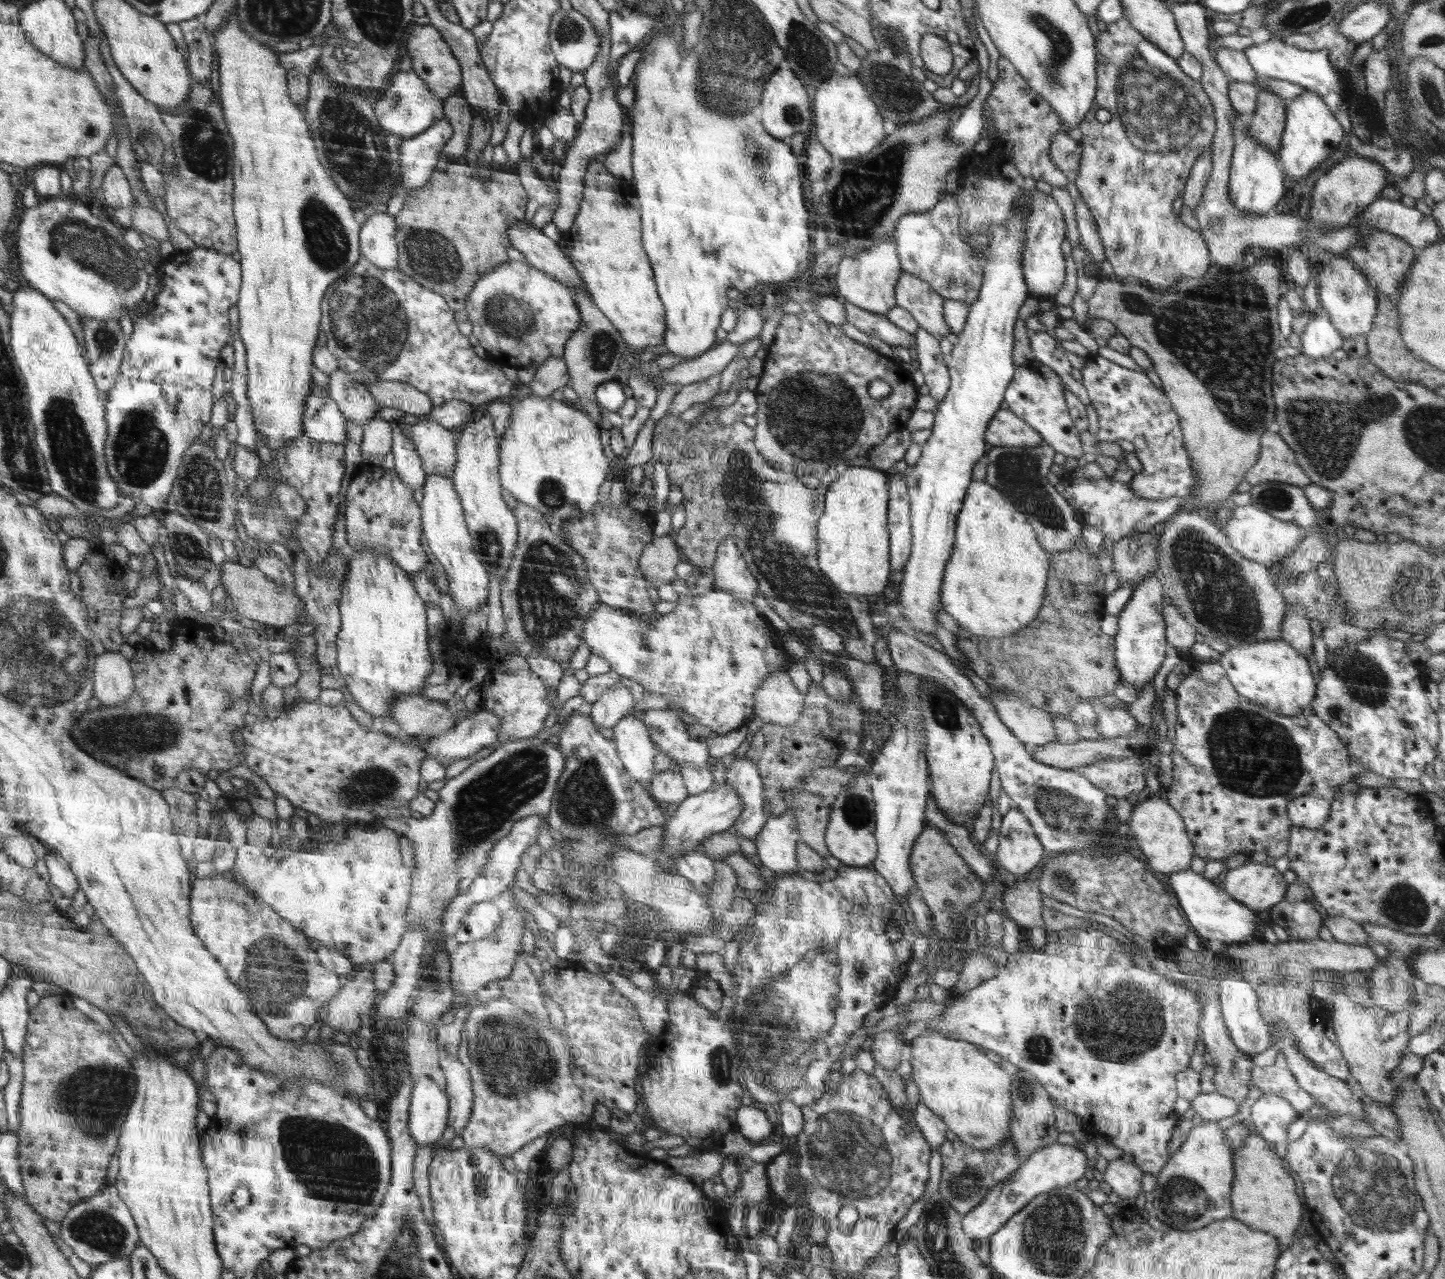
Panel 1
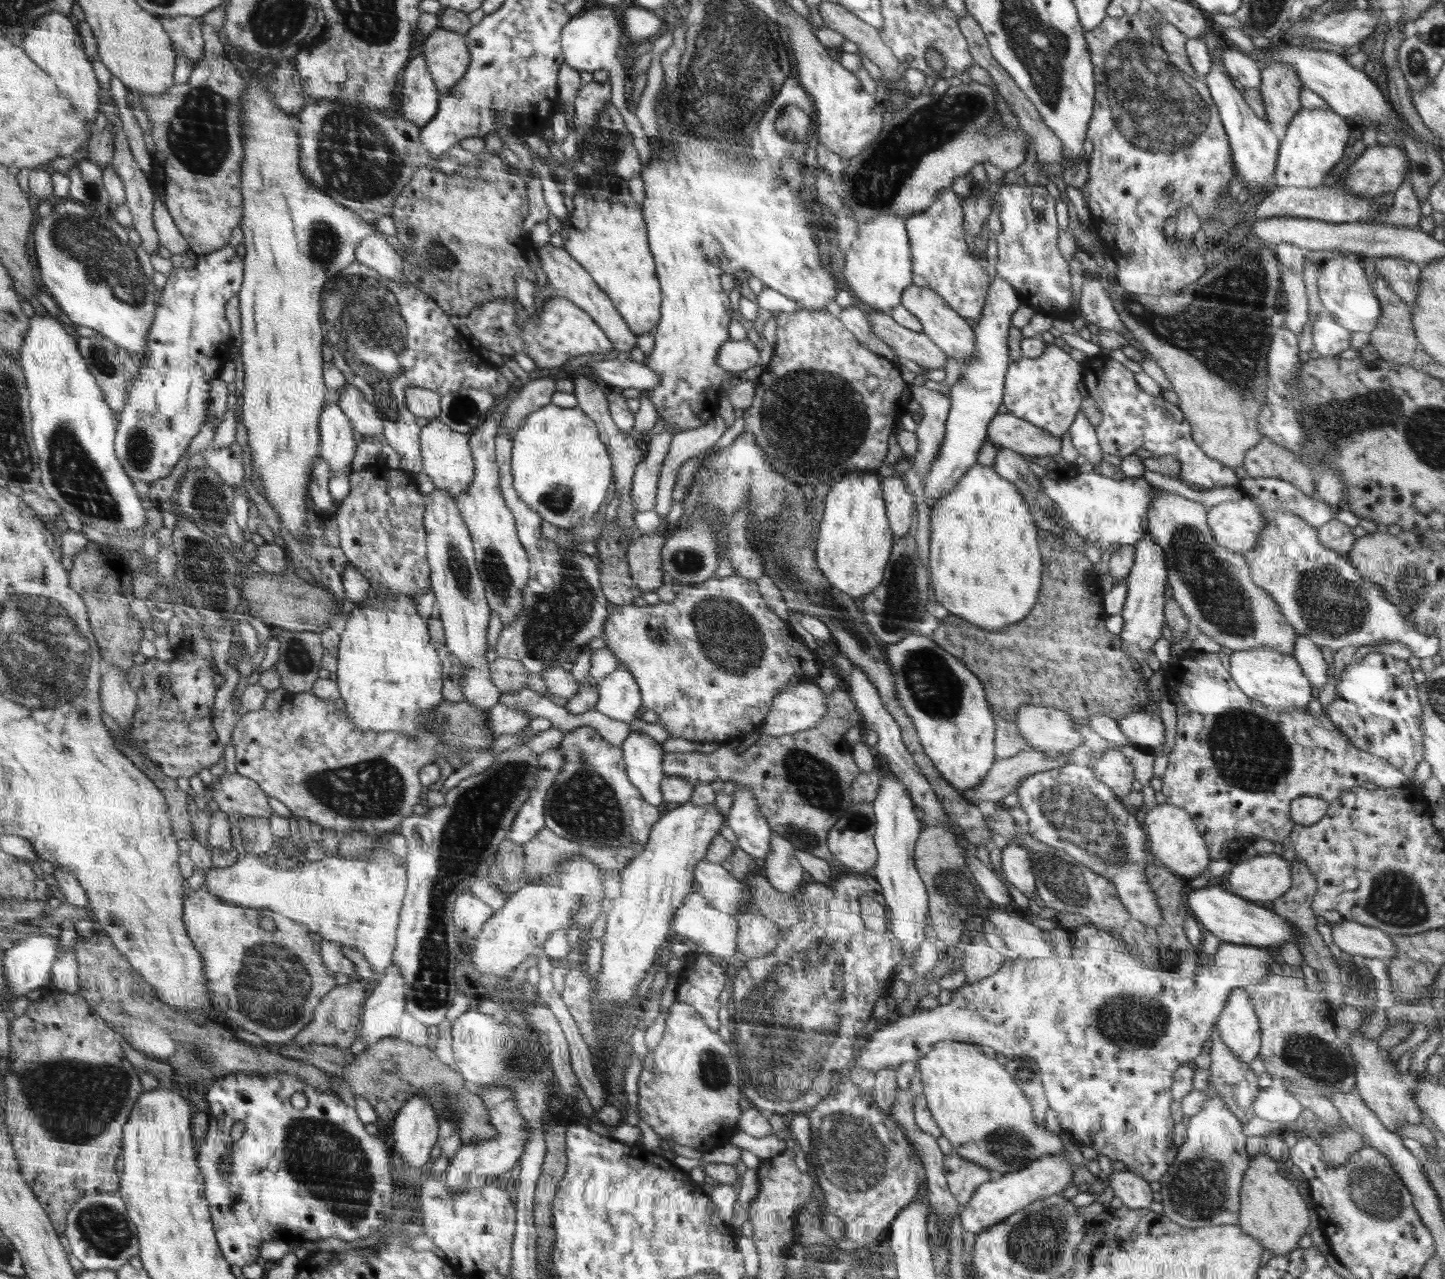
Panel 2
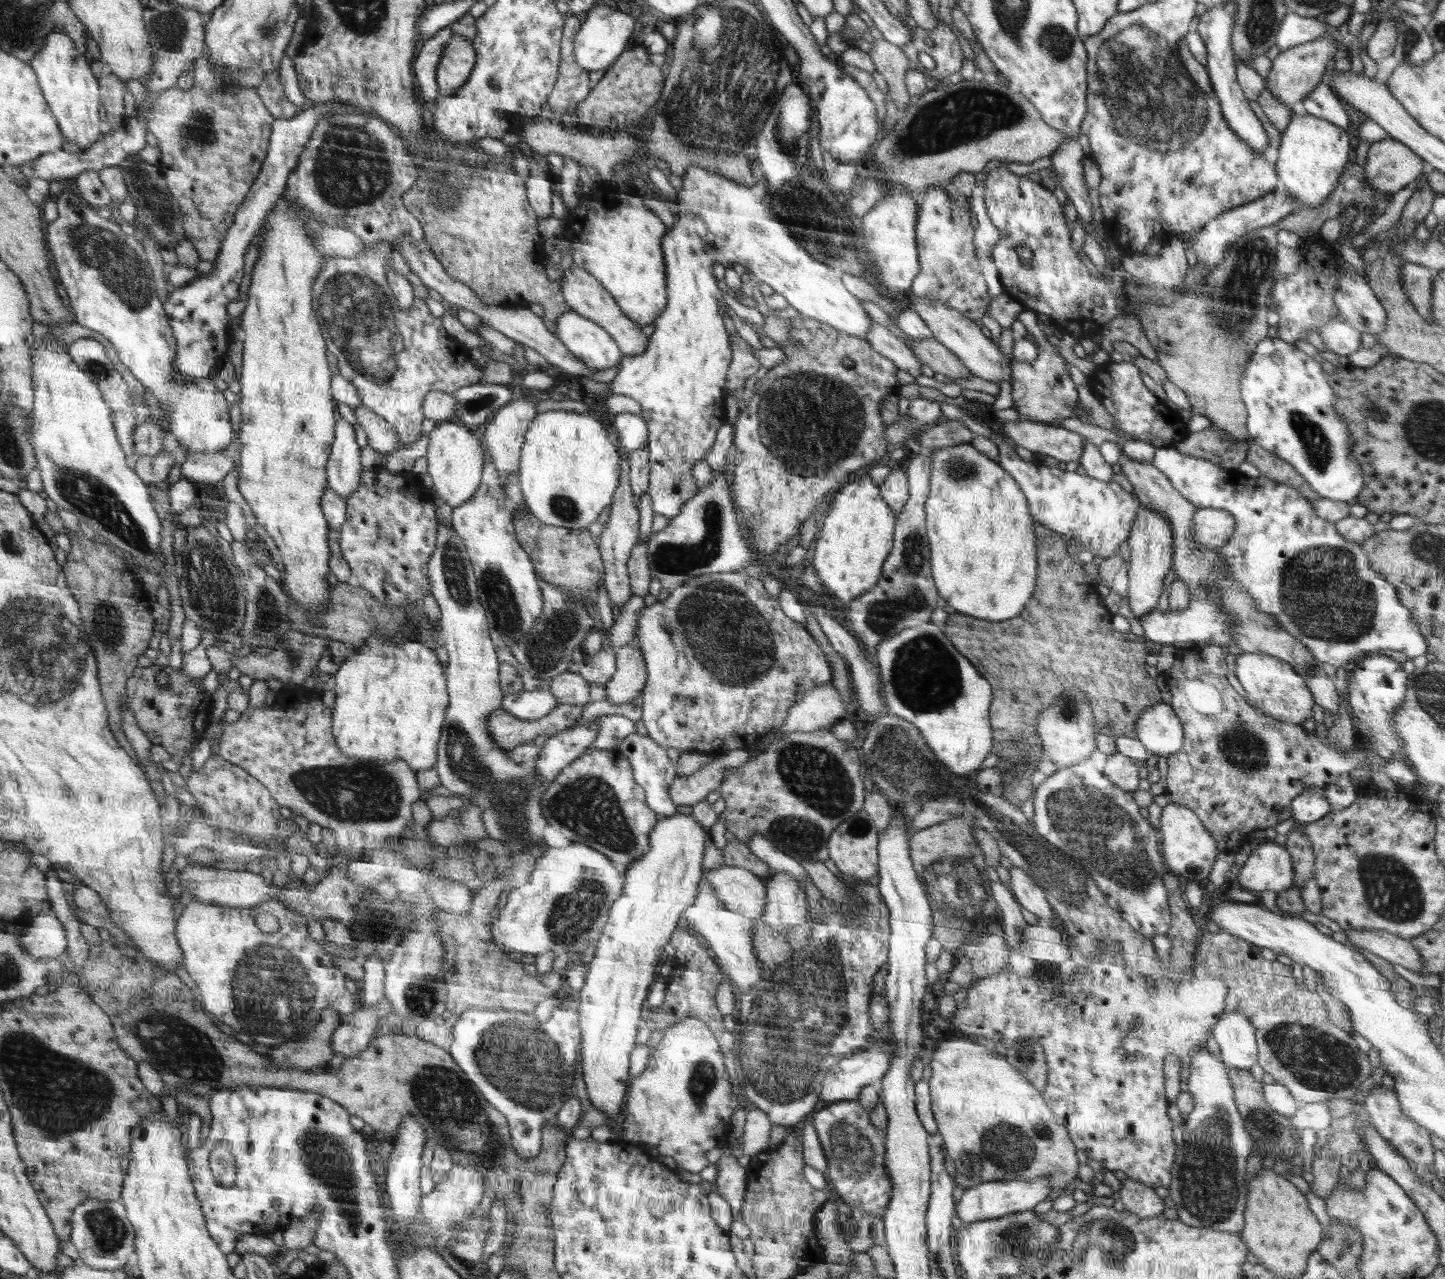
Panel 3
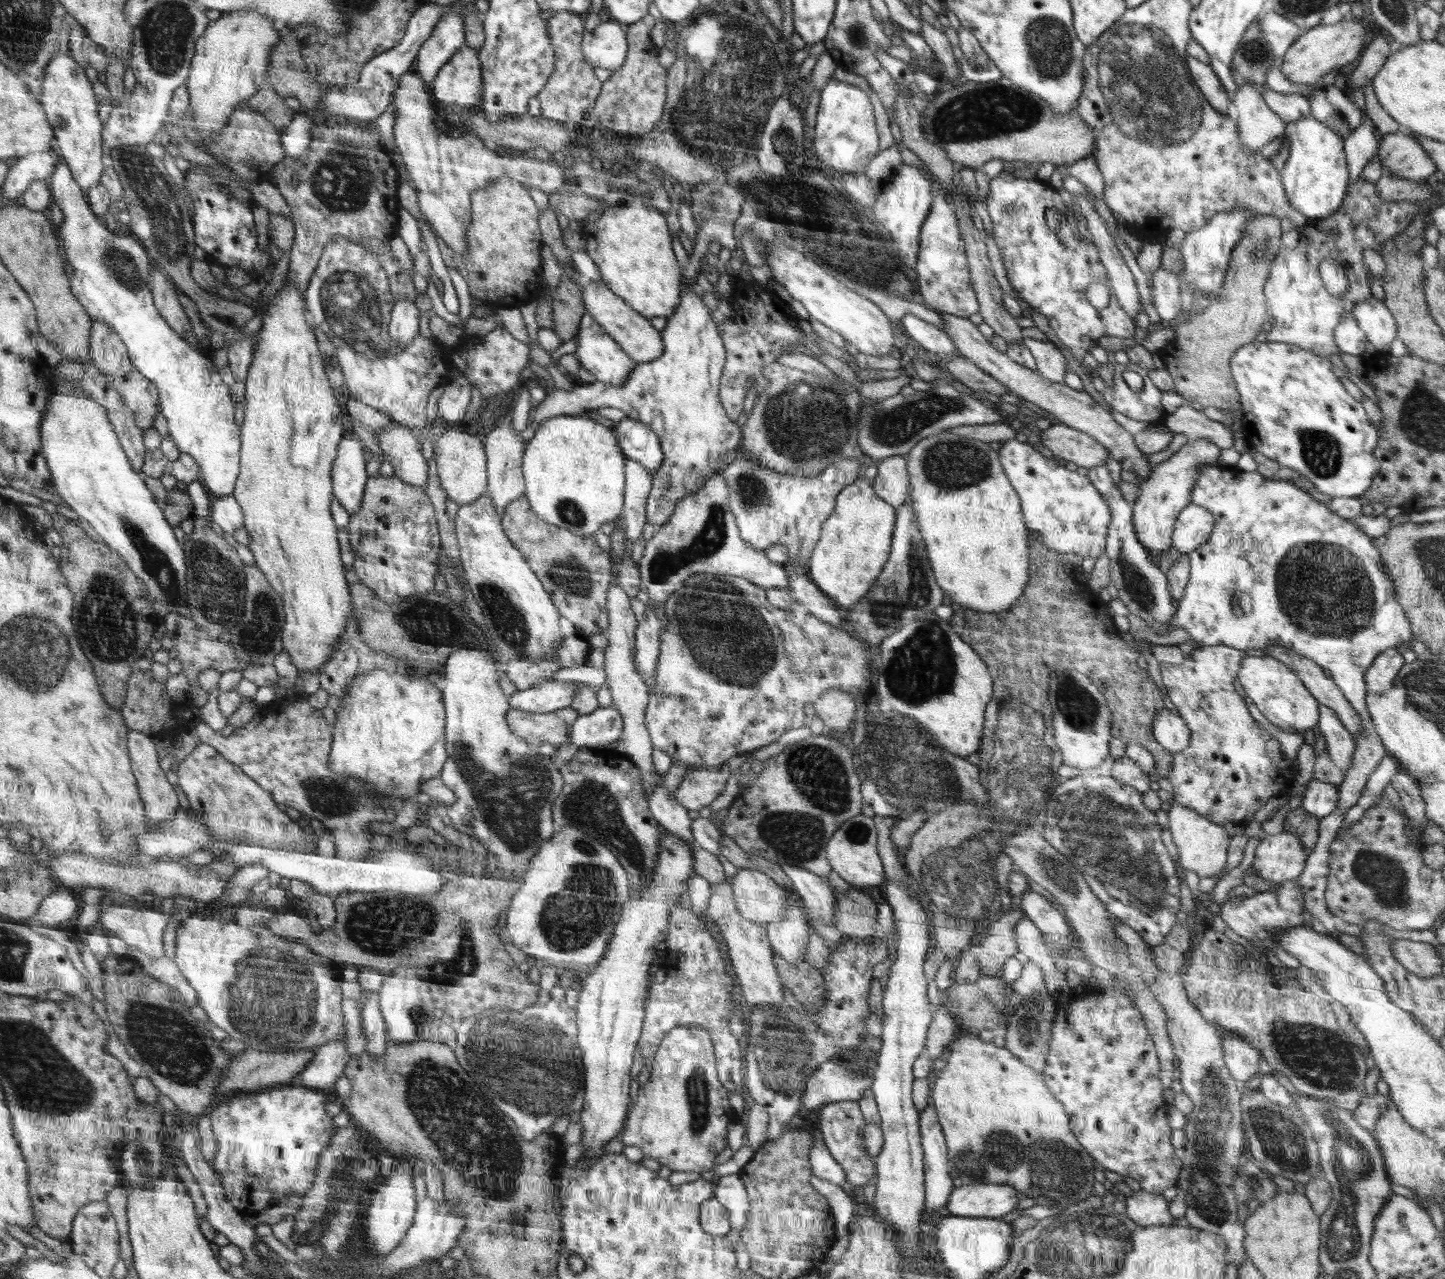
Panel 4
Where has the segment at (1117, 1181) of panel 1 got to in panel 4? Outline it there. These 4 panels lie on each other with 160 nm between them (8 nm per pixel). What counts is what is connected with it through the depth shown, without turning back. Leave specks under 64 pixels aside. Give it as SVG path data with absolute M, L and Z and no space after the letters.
M1134 1191L1125 1201L1128 1218L1142 1226L1168 1226L1174 1222L1168 1211L1169 1202L1162 1194Z

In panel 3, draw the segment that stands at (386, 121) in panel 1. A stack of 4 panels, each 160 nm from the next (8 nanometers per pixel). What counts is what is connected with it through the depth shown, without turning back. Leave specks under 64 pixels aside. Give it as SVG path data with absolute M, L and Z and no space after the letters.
M445 27L436 36L423 42L418 52L418 61L414 62L414 75L417 76L418 88L422 98L425 99L425 107L428 112L439 98L439 88L436 82L436 70L440 64L440 57L447 40L454 35L450 27Z

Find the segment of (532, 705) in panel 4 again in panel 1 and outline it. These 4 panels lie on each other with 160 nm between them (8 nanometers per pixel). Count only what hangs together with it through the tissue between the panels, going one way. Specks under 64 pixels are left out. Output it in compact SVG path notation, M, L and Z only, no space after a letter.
M485 709L475 715L466 716L443 735L431 737L425 743L429 757L441 761L467 758L490 746L497 739L500 728L499 718Z

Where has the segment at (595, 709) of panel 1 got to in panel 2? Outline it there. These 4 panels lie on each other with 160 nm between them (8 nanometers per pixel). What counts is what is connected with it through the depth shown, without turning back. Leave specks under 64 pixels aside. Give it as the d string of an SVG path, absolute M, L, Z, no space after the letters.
M619 663L604 680L598 683L600 702L596 709L620 722L630 722L636 718L641 704L641 688L636 678L629 673L625 664Z

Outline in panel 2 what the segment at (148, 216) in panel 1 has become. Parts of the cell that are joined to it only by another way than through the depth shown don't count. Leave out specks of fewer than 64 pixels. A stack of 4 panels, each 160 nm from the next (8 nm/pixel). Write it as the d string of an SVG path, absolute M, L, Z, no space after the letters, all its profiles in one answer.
M161 198L153 201L153 225L156 229L159 244L167 248L171 254L183 254L189 249L189 244L173 223Z

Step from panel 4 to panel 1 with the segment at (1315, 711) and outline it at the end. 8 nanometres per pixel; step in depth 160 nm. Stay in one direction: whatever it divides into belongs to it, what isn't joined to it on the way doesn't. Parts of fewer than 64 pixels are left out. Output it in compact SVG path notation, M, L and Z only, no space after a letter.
M1283 639L1251 642L1232 647L1217 660L1224 668L1232 687L1249 698L1275 712L1294 716L1308 711L1310 701L1316 695L1316 684L1306 657Z

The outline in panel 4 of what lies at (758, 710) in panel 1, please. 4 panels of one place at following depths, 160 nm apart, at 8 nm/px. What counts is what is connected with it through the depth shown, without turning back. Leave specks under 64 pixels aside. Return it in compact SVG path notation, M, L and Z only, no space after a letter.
M830 690L817 701L813 702L815 716L825 724L827 731L833 728L846 728L856 712L854 700L848 696L848 692Z

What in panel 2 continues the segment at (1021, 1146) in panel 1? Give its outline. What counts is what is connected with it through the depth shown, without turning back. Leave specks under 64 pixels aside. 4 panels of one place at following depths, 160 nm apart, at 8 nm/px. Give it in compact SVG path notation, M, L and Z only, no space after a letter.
M1013 1057L1005 1064L1010 1076L1026 1095L1032 1105L1032 1114L1035 1124L1045 1126L1046 1112L1049 1104L1045 1097L1045 1090L1041 1083L1040 1069L1027 1057Z

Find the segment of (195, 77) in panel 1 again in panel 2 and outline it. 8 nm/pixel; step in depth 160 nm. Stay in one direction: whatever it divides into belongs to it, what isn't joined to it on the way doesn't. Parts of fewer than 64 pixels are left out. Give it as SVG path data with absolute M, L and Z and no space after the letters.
M164 16L159 18L173 41L176 53L188 55L193 62L205 56L205 41L202 24L192 16Z

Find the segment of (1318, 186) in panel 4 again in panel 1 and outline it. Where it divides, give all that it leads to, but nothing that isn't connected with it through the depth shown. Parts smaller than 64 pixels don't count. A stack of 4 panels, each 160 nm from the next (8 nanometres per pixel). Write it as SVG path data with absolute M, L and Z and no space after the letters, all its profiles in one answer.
M1304 89L1301 95L1287 101L1285 129L1278 152L1279 159L1284 163L1284 174L1295 182L1310 174L1330 152L1334 152L1347 133L1324 100L1315 92Z

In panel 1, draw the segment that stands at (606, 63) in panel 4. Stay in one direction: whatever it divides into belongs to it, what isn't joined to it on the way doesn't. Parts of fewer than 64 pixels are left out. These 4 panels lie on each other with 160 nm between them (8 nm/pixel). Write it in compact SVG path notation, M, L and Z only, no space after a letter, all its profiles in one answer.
M560 9L552 16L552 22L549 30L550 43L553 45L553 54L557 57L557 62L566 67L572 73L583 72L598 58L602 39L598 35L594 23L586 18L586 15L580 14L576 10Z

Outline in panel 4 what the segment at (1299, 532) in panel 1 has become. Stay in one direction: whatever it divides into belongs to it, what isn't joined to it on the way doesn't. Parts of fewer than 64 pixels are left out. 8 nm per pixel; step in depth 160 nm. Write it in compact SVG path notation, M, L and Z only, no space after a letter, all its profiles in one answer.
M1191 502L1176 519L1170 539L1171 552L1179 555L1199 549L1211 537L1214 527L1213 514L1207 508Z

